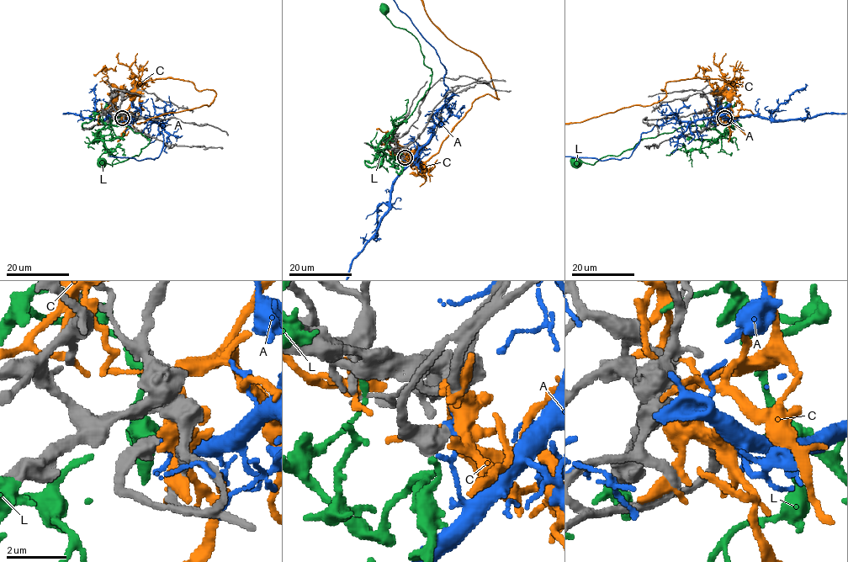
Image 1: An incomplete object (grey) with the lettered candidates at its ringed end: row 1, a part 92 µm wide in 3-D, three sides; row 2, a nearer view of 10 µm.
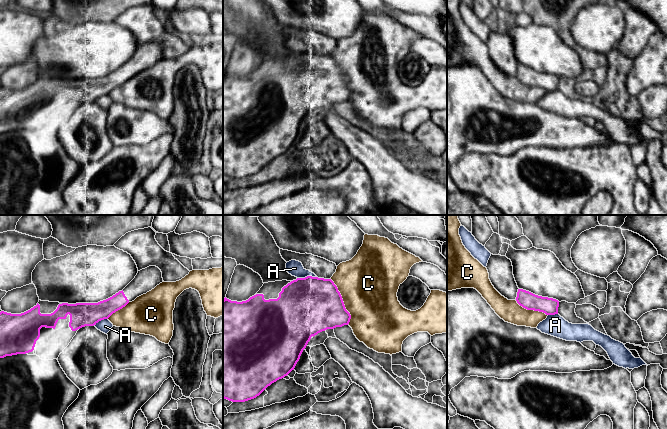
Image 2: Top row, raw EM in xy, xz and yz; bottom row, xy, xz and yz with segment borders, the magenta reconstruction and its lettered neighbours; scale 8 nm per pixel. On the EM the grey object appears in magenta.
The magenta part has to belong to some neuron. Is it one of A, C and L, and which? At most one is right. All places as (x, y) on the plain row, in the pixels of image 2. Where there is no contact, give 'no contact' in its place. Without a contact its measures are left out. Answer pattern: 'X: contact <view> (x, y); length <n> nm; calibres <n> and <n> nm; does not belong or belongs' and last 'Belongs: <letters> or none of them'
A: contact xz (307, 52); length 160 nm; calibres 460 and 120 nm; does not belong
C: contact xz (343, 78); length 400 nm; calibres 440 and 480 nm; does not belong
L: no contact; does not belong
Belongs: none of them

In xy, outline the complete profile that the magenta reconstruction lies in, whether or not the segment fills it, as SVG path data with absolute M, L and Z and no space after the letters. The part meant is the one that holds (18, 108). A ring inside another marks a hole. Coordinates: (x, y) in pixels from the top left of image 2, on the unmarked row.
M149 42L138 47L135 54L122 67L98 79L62 79L51 90L41 90L38 79L21 90L1 87L0 134L32 128L40 113L40 105L55 105L58 96L66 95L68 90L69 103L72 107L94 102L162 58L161 46L156 42Z

